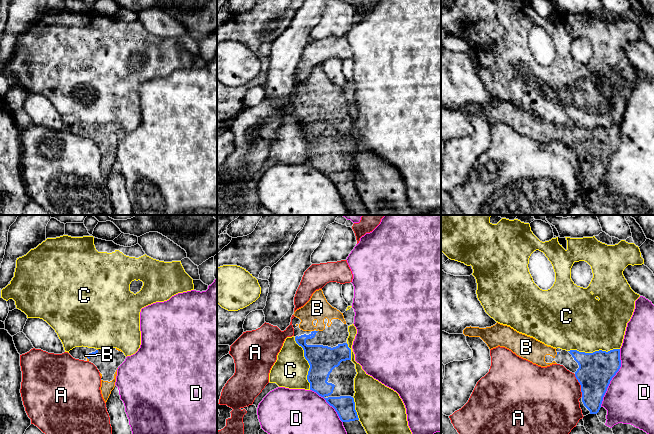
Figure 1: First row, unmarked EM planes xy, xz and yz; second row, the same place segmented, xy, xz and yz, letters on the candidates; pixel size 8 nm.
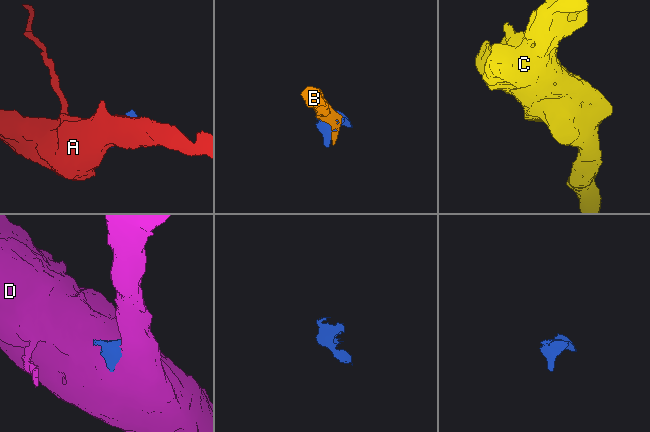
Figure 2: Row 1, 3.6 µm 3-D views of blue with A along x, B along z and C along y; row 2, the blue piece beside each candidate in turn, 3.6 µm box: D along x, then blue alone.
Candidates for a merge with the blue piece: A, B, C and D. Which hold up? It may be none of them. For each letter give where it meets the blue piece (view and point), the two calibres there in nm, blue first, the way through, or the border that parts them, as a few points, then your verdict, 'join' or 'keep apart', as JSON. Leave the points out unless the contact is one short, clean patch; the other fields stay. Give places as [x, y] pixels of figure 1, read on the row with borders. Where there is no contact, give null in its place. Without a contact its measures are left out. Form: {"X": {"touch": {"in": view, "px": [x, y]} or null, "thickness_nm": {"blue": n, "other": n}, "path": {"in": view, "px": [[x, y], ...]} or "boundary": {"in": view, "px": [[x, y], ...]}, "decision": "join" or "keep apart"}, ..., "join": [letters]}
{"A": {"touch": {"in": "yz", "px": [580, 384]}, "thickness_nm": {"blue": 280, "other": 460}, "decision": "keep apart"}, "B": {"touch": {"in": "xy", "px": [86, 356]}, "thickness_nm": {"blue": 30, "other": 20}, "path": {"in": "xy", "px": [[90, 354], [86, 356], [85, 355]]}, "decision": "join"}, "C": {"touch": {"in": "xz", "px": [308, 362]}, "thickness_nm": {"blue": 220, "other": 280}, "decision": "keep apart"}, "D": {"touch": {"in": "yz", "px": [612, 377]}, "thickness_nm": {"blue": 280, "other": 400}, "decision": "keep apart"}, "join": ["B"]}

